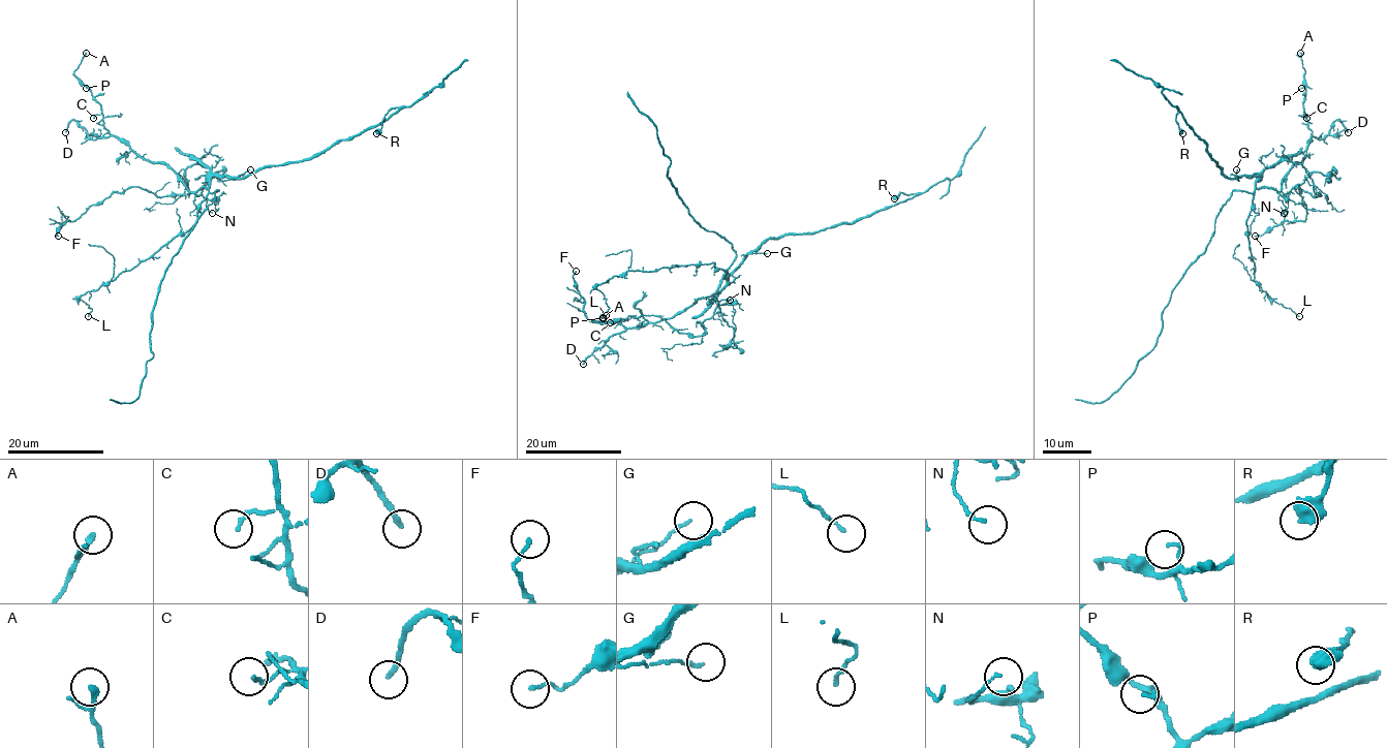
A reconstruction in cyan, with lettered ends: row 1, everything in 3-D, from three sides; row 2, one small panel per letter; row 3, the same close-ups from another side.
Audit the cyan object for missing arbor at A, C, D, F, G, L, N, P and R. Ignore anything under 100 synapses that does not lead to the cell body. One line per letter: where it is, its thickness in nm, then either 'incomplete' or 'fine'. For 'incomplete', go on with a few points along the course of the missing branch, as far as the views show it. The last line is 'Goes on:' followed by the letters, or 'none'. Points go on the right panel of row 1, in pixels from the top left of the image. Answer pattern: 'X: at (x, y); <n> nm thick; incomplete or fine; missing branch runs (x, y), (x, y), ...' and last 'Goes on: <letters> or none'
A: at (1300, 53); 130 nm thick; fine
C: at (1306, 118); 140 nm thick; fine
D: at (1348, 132); 180 nm thick; fine
F: at (1255, 236); 130 nm thick; fine
G: at (1236, 169); 110 nm thick; fine
L: at (1299, 316); 110 nm thick; fine
N: at (1284, 213); 90 nm thick; fine
P: at (1301, 88); 120 nm thick; fine
R: at (1182, 133); 600 nm thick; fine
Goes on: none

